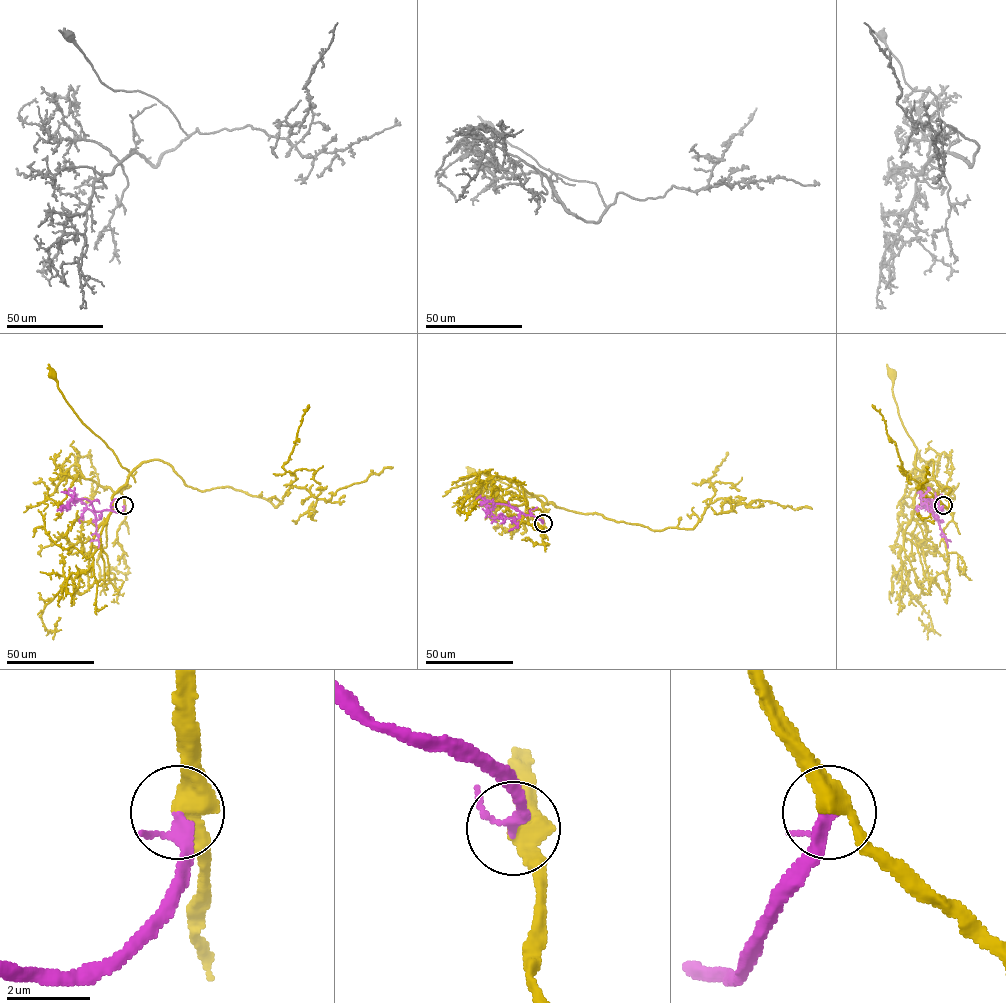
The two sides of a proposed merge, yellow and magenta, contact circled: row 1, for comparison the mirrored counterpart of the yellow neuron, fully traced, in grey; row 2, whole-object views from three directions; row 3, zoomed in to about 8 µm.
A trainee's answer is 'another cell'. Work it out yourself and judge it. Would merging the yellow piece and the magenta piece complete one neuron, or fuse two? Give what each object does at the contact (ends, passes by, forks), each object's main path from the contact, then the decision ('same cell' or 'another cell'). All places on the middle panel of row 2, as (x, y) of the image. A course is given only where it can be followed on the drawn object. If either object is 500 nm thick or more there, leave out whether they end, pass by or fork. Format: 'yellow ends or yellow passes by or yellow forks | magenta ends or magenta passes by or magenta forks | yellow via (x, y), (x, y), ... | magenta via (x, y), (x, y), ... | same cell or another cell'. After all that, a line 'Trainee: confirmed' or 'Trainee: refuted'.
yellow passes by | magenta passes by | yellow via (543, 523), (541, 514), (548, 503), (541, 495), (528, 496), (497, 479), (471, 471) | magenta via (543, 523), (521, 512), (518, 518), (497, 518), (487, 512), (486, 507), (489, 507) | same cell
Trainee: refuted

